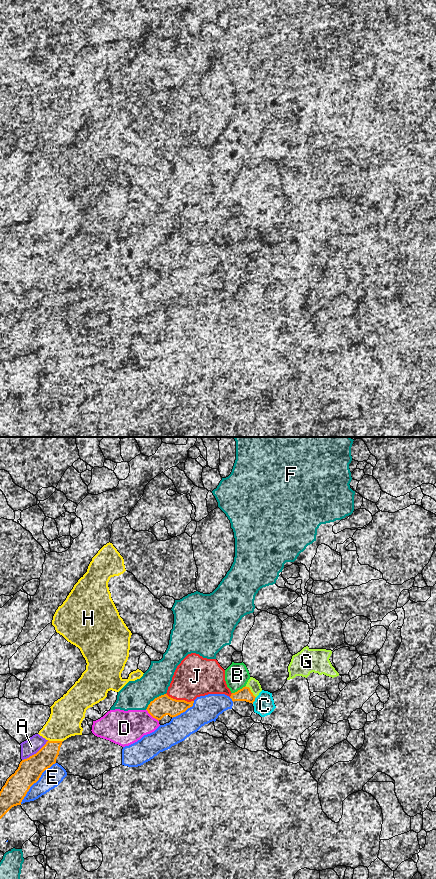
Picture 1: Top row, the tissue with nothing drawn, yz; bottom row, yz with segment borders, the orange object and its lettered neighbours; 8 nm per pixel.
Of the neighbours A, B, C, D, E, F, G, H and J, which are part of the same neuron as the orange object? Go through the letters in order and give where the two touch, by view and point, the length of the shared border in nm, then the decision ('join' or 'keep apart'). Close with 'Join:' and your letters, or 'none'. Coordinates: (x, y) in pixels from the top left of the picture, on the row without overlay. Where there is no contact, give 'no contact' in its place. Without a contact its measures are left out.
A: meets orange in yz at (36, 305); contact 280 nm long; keep apart
B: meets orange in yz at (238, 242); contact 130 nm long; keep apart
C: meets orange in yz at (254, 252); contact 70 nm long; keep apart
D: meets orange in yz at (152, 268); contact 140 nm long; keep apart
E: meets orange in yz at (35, 334); contact 440 nm long; keep apart
F: meets orange in yz at (155, 250); contact 220 nm long; keep apart
G: meets orange in yz at (250, 243); contact 130 nm long; join
H: meets orange in yz at (55, 293); contact 120 nm long; keep apart
J: meets orange in yz at (180, 252); contact 240 nm long; keep apart
Join: G

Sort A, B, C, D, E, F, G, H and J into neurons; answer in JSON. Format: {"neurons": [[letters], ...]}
{"neurons": [["A"], ["B"], ["C"], ["D"], ["E"], ["F"], ["G"], ["H"], ["J"]]}

